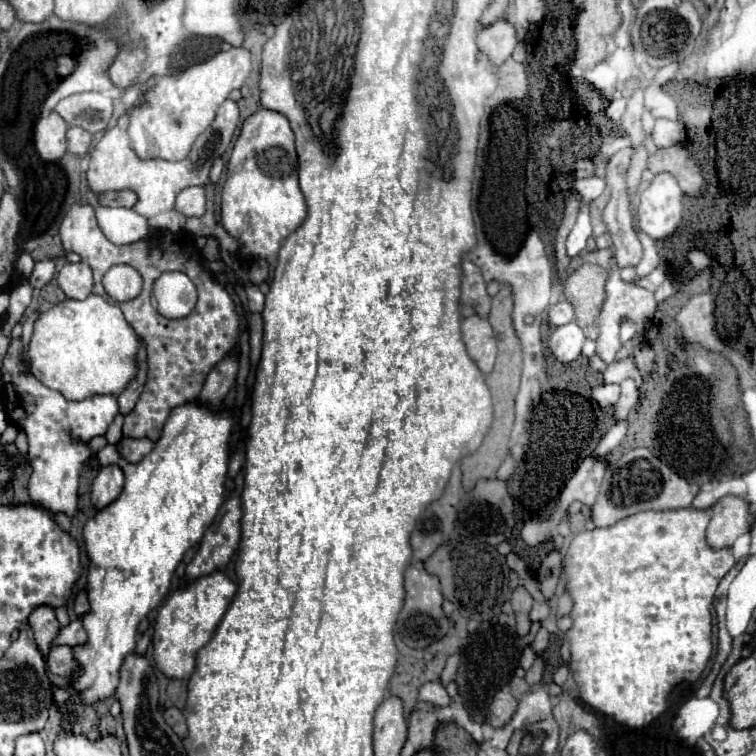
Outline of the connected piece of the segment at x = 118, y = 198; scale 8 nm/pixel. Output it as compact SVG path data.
M118 191L118 193L104 193L98 197L102 205L110 207L132 207L136 203L136 195L132 191Z

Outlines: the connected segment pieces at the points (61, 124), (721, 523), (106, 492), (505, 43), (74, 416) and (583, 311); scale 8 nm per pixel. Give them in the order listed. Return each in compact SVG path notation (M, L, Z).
M58 113L40 117L34 129L34 147L44 161L58 161L66 153L66 121Z
M734 495L722 497L718 503L710 507L712 519L708 523L706 539L712 549L732 547L734 541L750 529L748 517L752 515L750 505Z
M110 465L102 467L92 481L92 505L96 509L104 509L108 503L112 503L124 487L124 473L120 467Z
M504 19L492 23L490 27L482 27L478 31L478 49L488 57L488 61L498 67L502 65L516 47L516 27L506 23Z
M14 339L10 343L10 349L4 357L2 367L2 381L4 381L4 395L6 395L6 413L14 425L18 425L28 435L28 457L32 461L32 477L28 481L28 495L34 505L50 511L50 513L66 513L68 517L74 517L76 503L78 503L78 477L84 469L84 461L92 455L88 449L88 441L96 435L104 435L108 425L118 413L118 399L114 395L94 395L84 401L68 401L58 391L48 389L42 385L32 373L28 373L28 367L22 365L22 345L20 339Z
M582 263L564 281L564 297L574 307L574 319L588 339L598 337L596 317L604 301L606 271L594 263Z

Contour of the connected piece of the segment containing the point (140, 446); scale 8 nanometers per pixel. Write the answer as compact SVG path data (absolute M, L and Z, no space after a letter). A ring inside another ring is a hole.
M122 439L118 443L118 451L128 463L138 463L152 449L154 449L154 443L150 439Z

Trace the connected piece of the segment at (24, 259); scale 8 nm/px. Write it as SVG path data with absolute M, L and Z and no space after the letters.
M22 253L16 262L17 271L24 277L28 278L35 266L35 261L29 253Z

